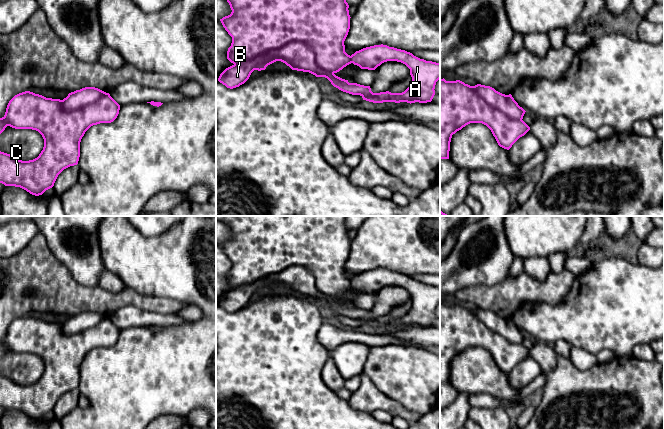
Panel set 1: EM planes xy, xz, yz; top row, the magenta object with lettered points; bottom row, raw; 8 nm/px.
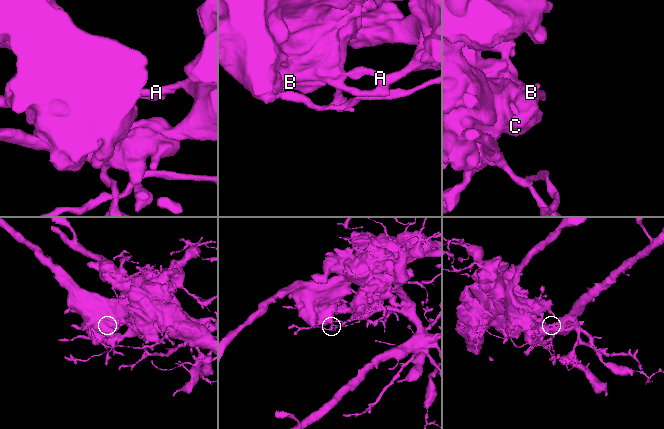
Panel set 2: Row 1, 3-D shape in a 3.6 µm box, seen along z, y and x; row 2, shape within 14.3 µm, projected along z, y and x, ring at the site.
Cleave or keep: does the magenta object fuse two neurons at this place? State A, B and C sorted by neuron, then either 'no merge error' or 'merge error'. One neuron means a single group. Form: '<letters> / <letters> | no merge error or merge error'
A B / C | merge error

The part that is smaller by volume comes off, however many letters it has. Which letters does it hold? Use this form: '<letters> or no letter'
A, B

